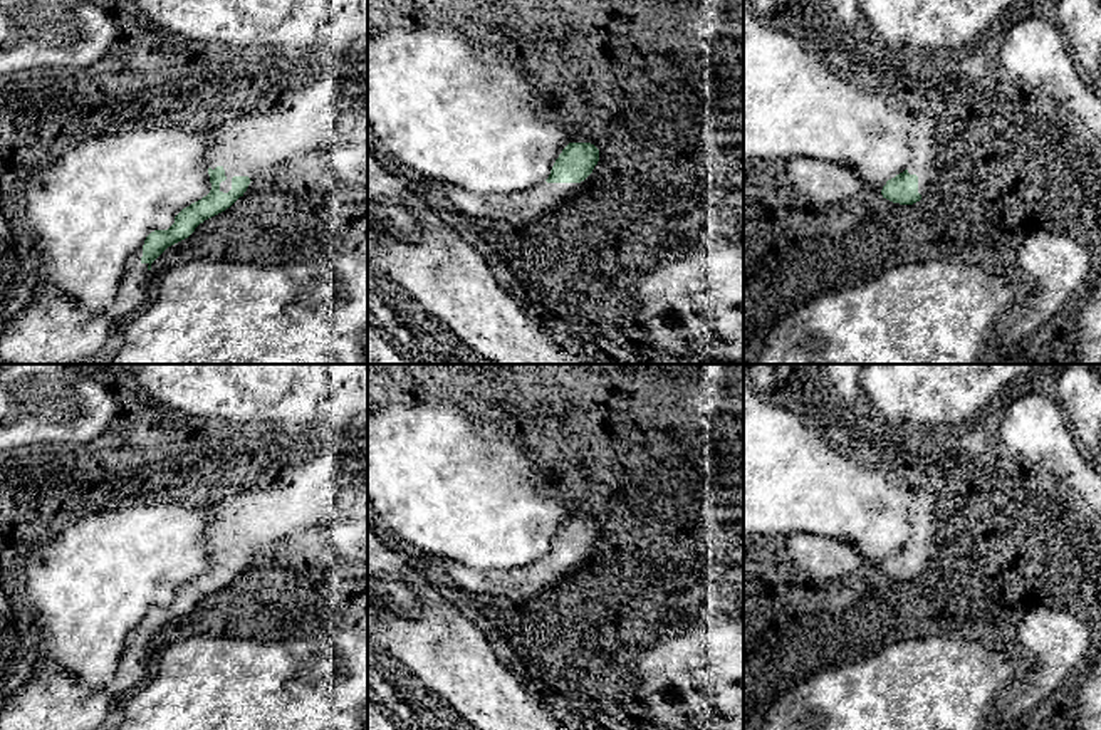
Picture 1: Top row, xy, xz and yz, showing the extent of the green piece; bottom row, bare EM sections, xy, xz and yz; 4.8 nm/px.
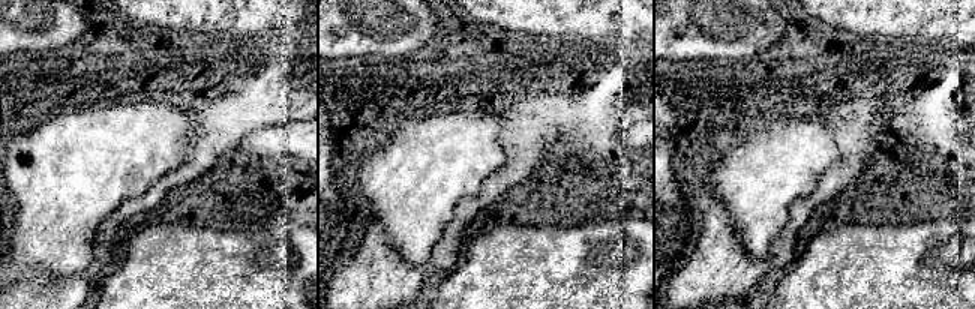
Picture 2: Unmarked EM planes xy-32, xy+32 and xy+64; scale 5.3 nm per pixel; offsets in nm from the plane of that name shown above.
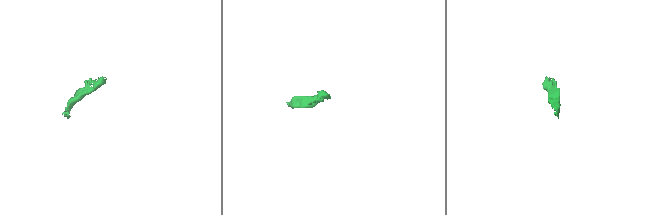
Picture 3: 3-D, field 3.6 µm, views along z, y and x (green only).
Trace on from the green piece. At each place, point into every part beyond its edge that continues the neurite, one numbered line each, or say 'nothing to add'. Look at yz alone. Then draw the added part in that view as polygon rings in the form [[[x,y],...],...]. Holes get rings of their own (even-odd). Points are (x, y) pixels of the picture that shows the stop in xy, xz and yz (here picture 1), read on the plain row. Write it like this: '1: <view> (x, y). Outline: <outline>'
1: yz (917, 541). Outline: [[[908,517],[911,525],[911,535],[908,539],[908,549],[918,552],[918,569],[923,572],[926,567],[928,555],[928,539],[925,535],[925,519],[923,517]]]

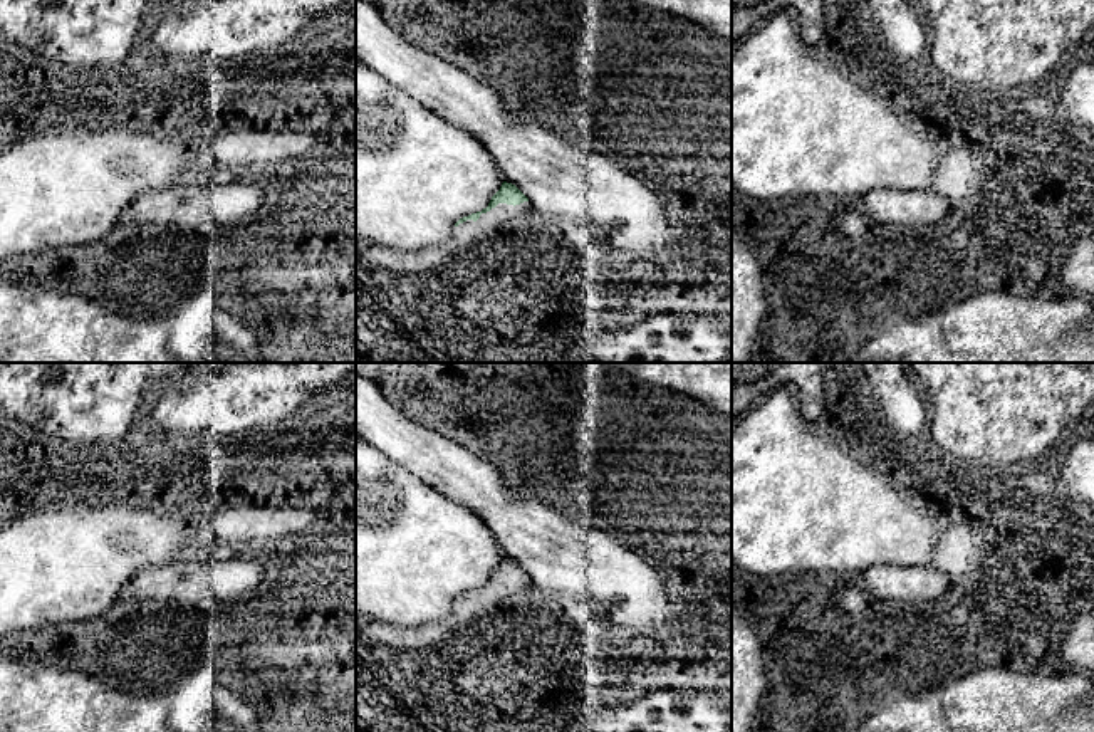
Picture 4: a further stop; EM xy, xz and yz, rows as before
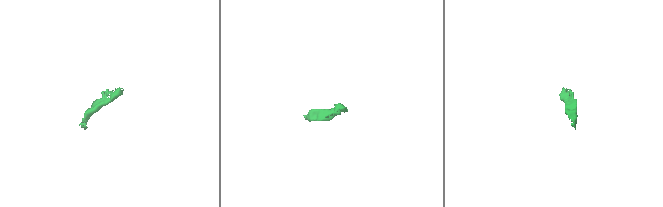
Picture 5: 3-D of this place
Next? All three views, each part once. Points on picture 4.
1: xz (502, 590). Outline: [[[524,578],[524,579],[515,581],[515,583],[507,581],[507,579],[498,579],[490,588],[482,589],[477,598],[466,596],[466,598],[460,599],[458,604],[493,604],[497,601],[507,599],[513,594],[518,594],[530,586],[534,586],[530,578]]]

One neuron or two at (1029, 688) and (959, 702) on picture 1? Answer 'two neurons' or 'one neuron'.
two neurons

